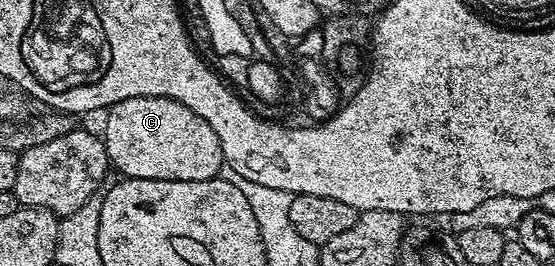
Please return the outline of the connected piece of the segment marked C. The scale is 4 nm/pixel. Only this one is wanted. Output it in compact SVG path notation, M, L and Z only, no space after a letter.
M128 97L108 107L101 139L109 163L126 178L161 180L209 180L220 175L224 166L222 144L211 124L192 112L186 105L169 97Z

